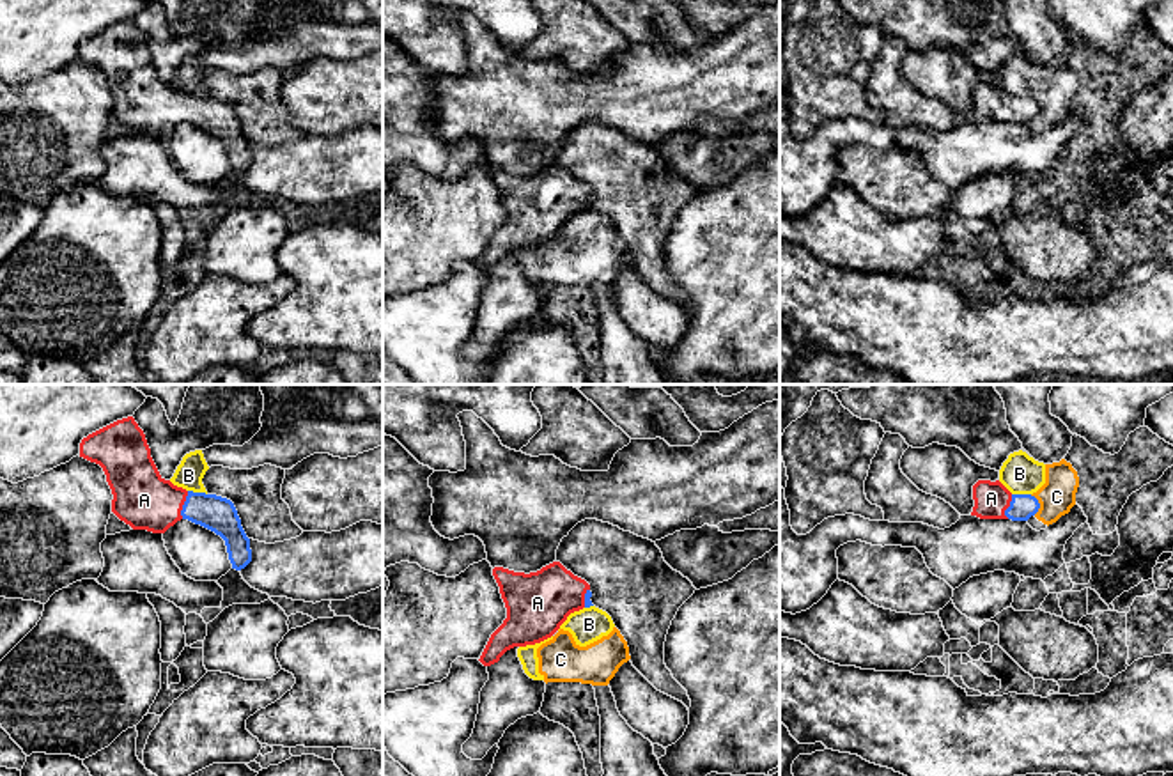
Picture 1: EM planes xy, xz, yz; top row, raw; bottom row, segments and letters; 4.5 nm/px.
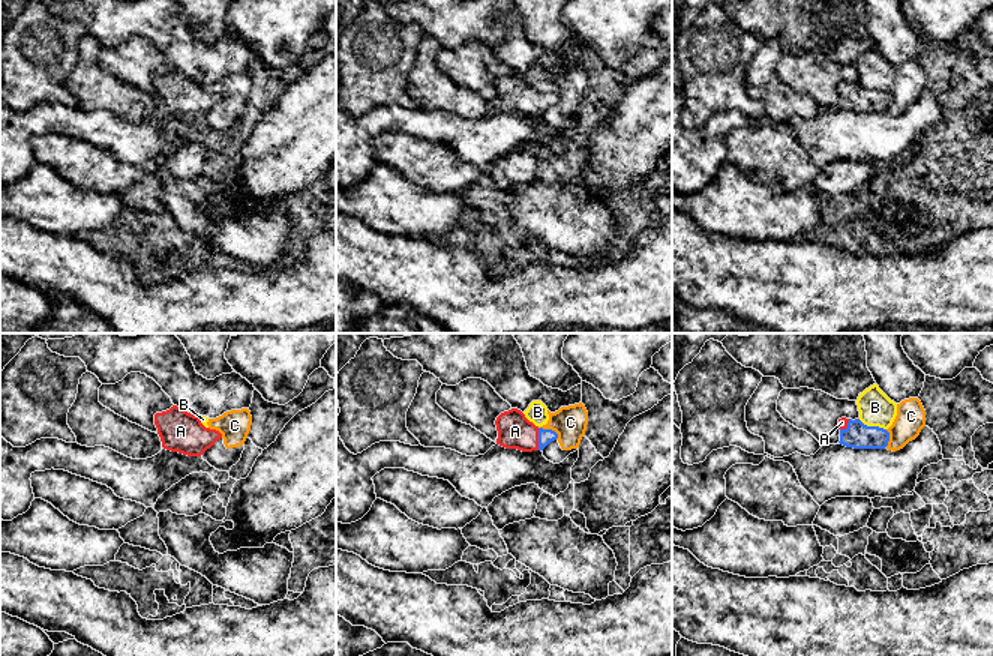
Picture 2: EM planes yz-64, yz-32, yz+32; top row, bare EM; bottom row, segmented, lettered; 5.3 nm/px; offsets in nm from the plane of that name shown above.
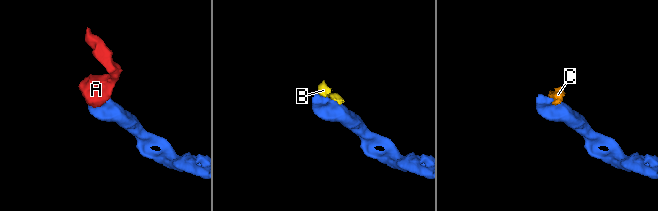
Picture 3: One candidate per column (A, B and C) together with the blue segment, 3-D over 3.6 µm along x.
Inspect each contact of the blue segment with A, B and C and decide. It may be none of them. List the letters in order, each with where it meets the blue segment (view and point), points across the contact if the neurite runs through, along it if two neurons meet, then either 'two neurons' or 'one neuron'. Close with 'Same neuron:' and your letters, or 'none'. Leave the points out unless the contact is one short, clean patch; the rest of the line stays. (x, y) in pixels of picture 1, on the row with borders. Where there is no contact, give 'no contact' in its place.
A: xy (183, 505) | across xy (218, 514), (183, 505), (144, 500) | one neuron
B: xy (197, 493) | along xy (188, 489), (206, 495) | two neurons
C: yz (1039, 504) | along yz (1030, 495), (1039, 504), (1035, 514) | two neurons
Same neuron: A

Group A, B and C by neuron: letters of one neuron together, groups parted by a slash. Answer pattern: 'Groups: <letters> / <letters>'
Groups: A / B C

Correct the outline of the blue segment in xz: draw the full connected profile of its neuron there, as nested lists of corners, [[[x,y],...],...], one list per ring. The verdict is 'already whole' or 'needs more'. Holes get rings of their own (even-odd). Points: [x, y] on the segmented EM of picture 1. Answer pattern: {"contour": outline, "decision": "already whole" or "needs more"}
{"contour": [[[553,562],[537,572],[514,572],[494,567],[493,576],[507,608],[507,618],[491,634],[480,663],[491,666],[514,648],[551,638],[567,617],[594,606],[590,585]]], "decision": "needs more"}

